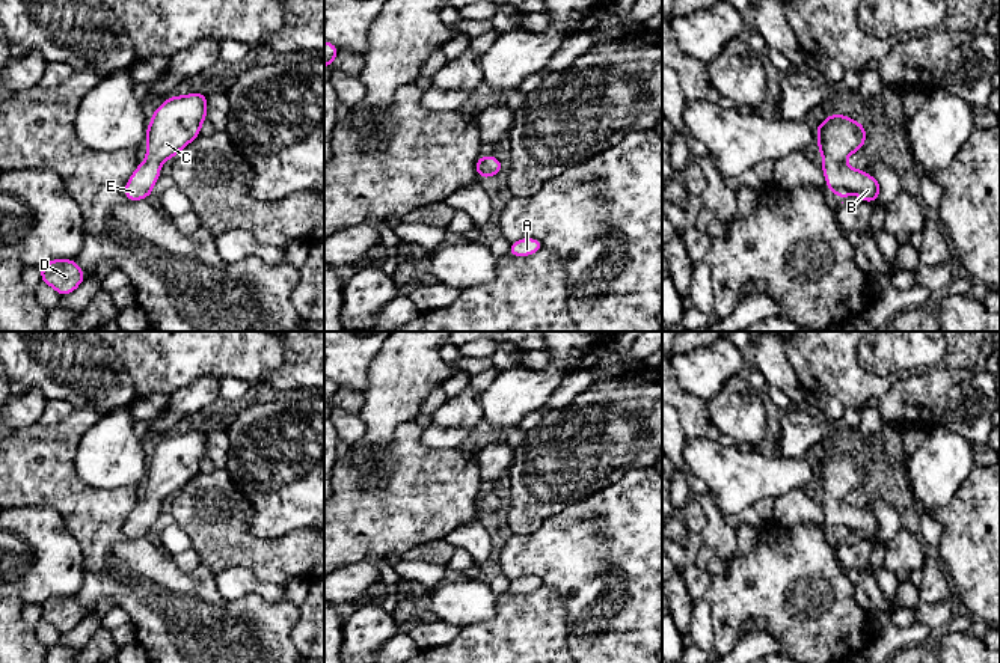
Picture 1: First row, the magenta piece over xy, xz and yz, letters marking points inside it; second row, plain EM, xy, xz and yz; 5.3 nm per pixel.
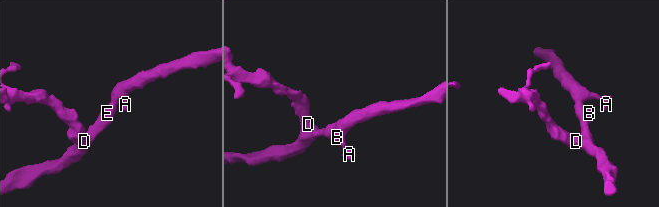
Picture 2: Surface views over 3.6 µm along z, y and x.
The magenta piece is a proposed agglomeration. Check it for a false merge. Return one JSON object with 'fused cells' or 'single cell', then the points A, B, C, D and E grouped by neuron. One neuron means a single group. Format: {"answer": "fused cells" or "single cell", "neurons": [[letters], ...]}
{"answer": "single cell", "neurons": [["A", "B", "C", "D", "E"]]}

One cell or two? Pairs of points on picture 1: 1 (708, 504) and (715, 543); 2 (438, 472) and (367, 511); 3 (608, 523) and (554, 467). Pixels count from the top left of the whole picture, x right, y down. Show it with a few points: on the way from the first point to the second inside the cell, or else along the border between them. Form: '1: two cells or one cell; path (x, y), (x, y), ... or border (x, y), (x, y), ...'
1: one cell; path (712, 513), (715, 534)
2: one cell; path (420, 490), (398, 511), (385, 511)
3: two cells; border (616, 481), (599, 487), (552, 514)

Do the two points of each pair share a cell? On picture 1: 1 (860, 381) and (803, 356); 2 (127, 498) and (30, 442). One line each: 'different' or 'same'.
1: same
2: same

